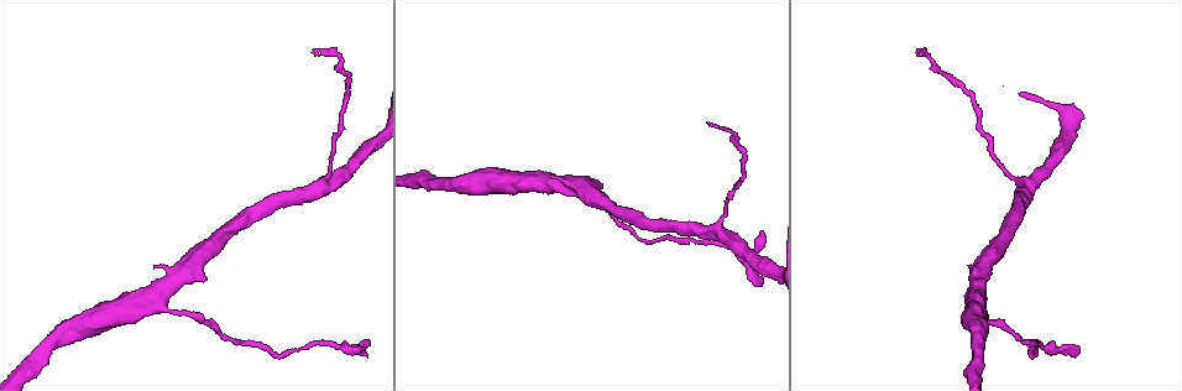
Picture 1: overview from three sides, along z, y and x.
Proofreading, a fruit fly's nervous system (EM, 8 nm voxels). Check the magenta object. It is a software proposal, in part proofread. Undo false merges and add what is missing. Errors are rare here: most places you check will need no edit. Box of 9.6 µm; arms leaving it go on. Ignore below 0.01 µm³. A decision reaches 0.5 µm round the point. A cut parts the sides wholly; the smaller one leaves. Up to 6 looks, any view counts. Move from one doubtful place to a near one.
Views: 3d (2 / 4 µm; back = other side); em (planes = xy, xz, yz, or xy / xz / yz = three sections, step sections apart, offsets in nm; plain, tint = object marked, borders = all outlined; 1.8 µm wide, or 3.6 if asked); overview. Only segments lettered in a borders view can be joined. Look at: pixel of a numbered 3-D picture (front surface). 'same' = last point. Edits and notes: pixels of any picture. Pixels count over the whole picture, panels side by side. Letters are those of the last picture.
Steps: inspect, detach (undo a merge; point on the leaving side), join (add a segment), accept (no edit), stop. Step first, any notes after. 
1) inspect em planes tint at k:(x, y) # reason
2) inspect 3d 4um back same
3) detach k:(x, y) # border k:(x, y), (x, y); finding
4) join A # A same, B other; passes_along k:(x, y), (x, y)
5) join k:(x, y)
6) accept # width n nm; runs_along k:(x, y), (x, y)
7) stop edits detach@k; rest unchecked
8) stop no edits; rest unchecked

inspect 3d 4um at 1:(608, 205) # sudden change in width

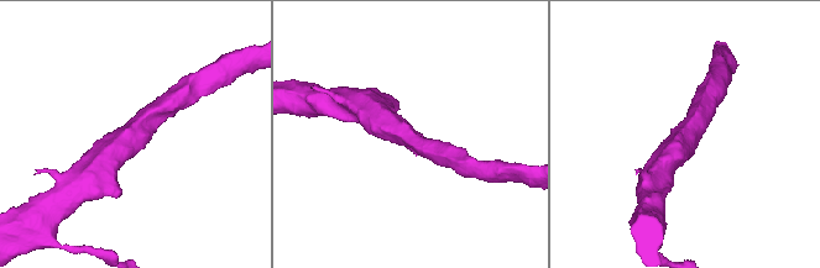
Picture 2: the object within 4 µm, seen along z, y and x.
inspect em planes borders at 2:(410, 135) # arm_widths 280, 420 nm; need the tissue

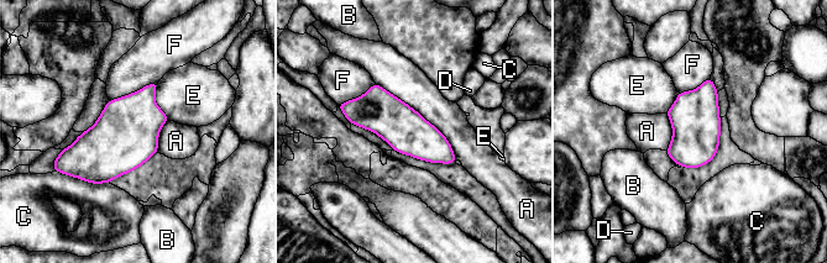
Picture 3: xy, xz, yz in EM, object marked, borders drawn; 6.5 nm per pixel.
accept # A other, B other, C other, D other, E other, F other; all the same neuron

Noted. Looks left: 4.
inspect em xy step 8 tint at 1:(715, 228) # thick turns thin

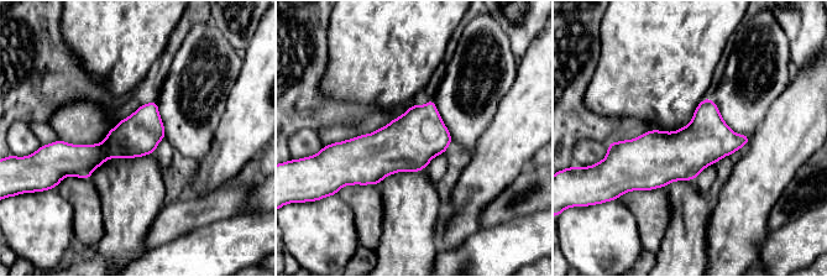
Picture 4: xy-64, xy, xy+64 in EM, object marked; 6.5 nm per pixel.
inspect em yz step 16 borders same

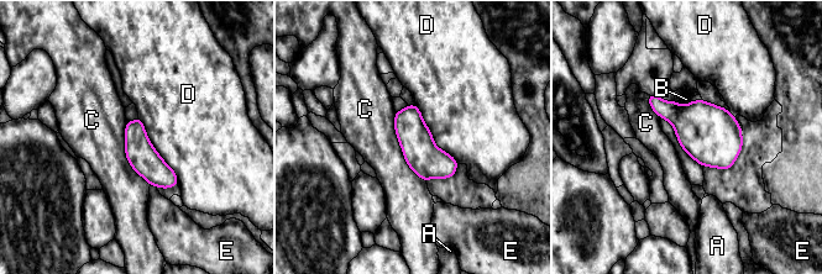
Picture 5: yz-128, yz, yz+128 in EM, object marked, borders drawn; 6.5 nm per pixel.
accept # width 190 nm; A other, B other, C other, D other, E other; border 5:(394, 112), (402, 156), (425, 182); one neuron here

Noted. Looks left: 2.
inspect em planes borders at 1:(761, 232) # thin end

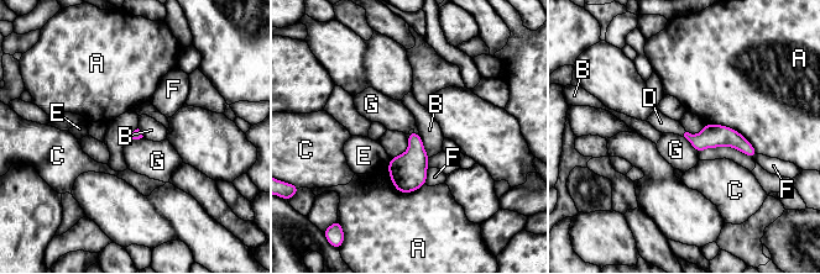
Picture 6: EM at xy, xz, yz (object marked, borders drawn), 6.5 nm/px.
join D # A other, B other, C other, D same, E other, F other, G other; passes_along 6:(711, 136), (684, 133), (661, 122); it goes on there

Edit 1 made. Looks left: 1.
stop edits join@6; rest unchecked

